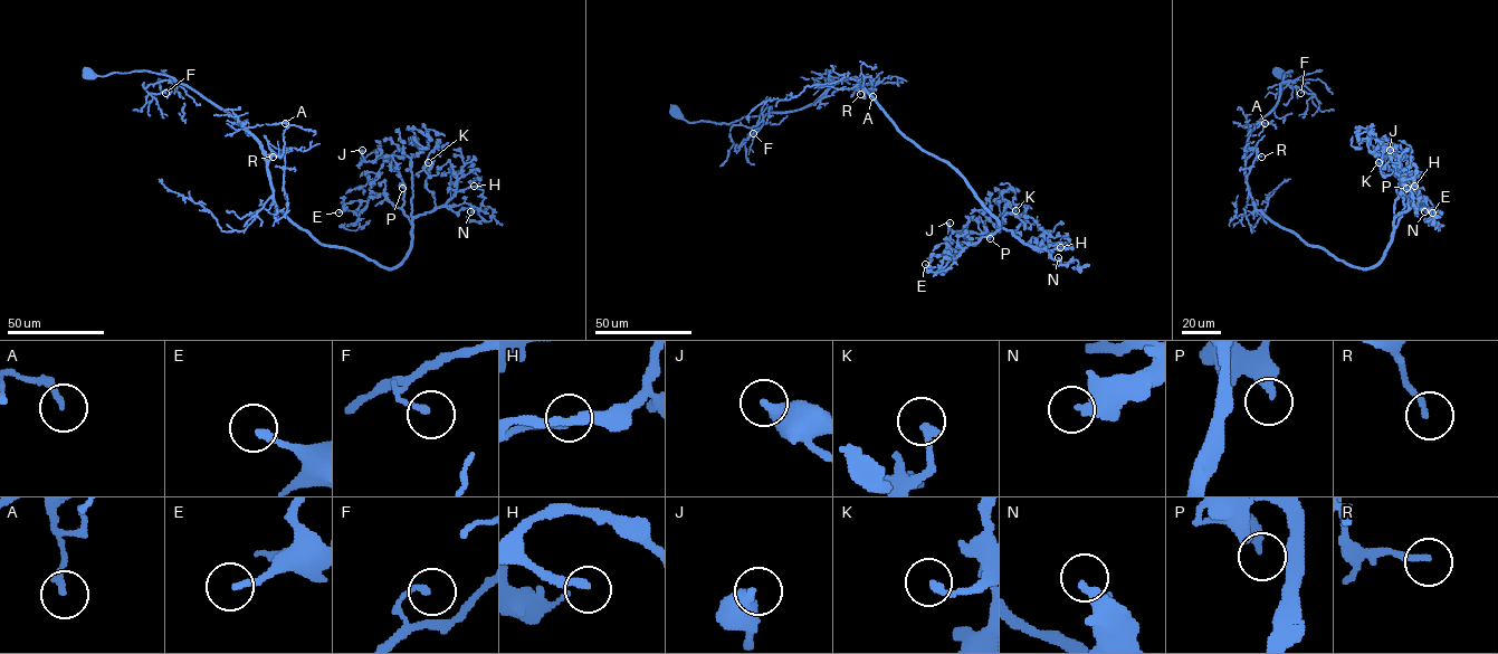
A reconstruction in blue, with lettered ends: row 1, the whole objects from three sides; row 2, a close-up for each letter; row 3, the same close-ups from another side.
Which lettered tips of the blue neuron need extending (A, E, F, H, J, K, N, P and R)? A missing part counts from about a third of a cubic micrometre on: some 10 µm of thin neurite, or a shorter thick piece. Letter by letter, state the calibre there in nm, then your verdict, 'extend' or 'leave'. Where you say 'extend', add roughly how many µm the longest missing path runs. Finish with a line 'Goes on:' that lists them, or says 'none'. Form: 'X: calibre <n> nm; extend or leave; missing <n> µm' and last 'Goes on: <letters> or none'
A: calibre 200 nm; leave
E: calibre 200 nm; leave
F: calibre 150 nm; leave
H: calibre 260 nm; extend; missing 10 µm
J: calibre 400 nm; leave
K: calibre 240 nm; leave
N: calibre 320 nm; leave
P: calibre 360 nm; leave
R: calibre 160 nm; extend; missing 15 µm
Goes on: H, R

